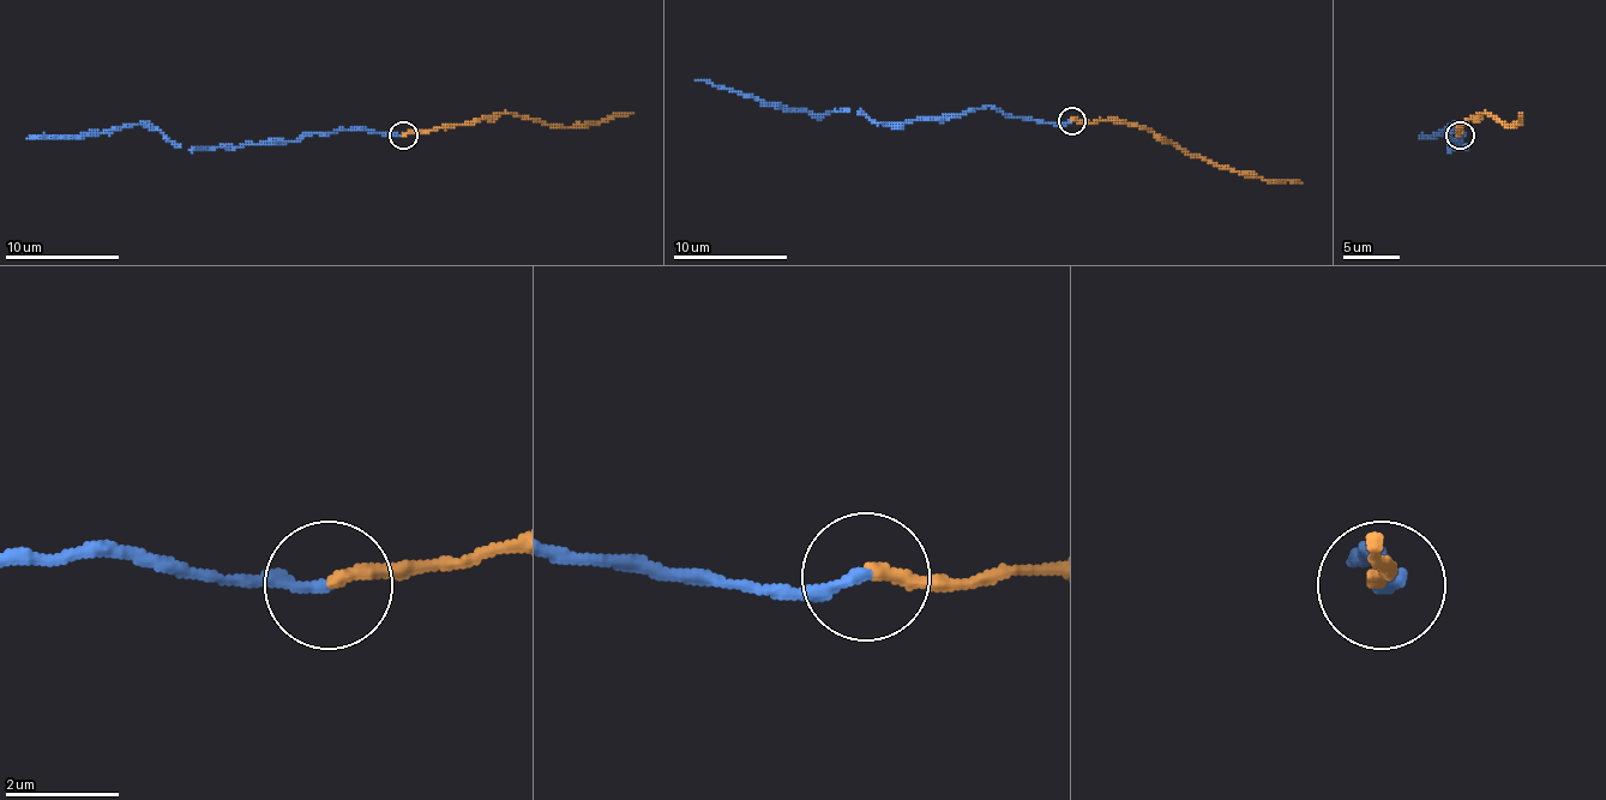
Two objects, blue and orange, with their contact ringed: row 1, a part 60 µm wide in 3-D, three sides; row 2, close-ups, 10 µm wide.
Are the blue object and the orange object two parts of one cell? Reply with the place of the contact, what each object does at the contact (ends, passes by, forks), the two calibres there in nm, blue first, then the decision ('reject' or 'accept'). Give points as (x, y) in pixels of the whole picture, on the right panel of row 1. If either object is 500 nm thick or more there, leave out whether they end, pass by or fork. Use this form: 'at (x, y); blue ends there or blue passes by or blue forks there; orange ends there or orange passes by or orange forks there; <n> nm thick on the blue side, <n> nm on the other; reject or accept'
at (1460, 134); blue ends there; orange ends there; 200 nm thick on the blue side, 240 nm on the other; accept

